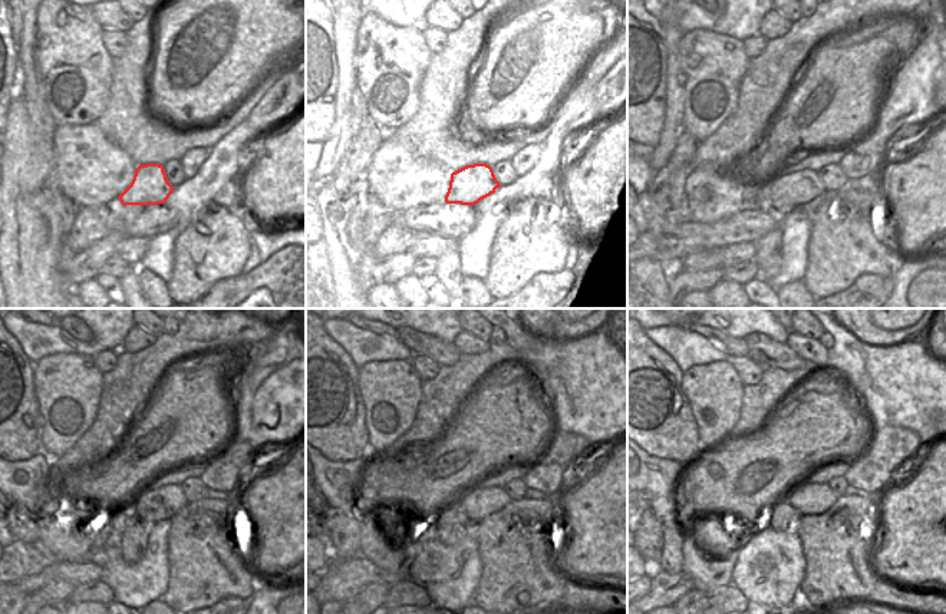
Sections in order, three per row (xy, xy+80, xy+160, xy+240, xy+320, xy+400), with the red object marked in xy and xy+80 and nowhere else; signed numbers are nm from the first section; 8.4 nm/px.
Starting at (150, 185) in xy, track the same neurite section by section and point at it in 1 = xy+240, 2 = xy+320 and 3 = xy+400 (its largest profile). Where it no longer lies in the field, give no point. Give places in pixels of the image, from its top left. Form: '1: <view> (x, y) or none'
1: xy+240 (151, 505)
2: xy+320 (478, 502)
3: xy+400 (808, 499)

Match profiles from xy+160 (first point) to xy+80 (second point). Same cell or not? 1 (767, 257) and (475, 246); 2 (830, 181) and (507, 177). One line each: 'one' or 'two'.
1: two
2: one

